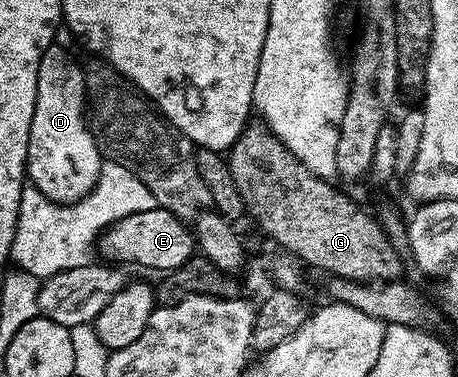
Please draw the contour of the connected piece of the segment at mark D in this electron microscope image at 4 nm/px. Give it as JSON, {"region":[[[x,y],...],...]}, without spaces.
{"region":[[[61,44],[47,48],[40,56],[40,72],[36,80],[36,112],[32,116],[32,128],[28,136],[26,177],[29,185],[35,186],[45,198],[53,202],[78,202],[89,194],[96,184],[104,165],[101,150],[94,142],[94,135],[88,125],[88,99],[86,96],[86,75],[83,67]]]}

